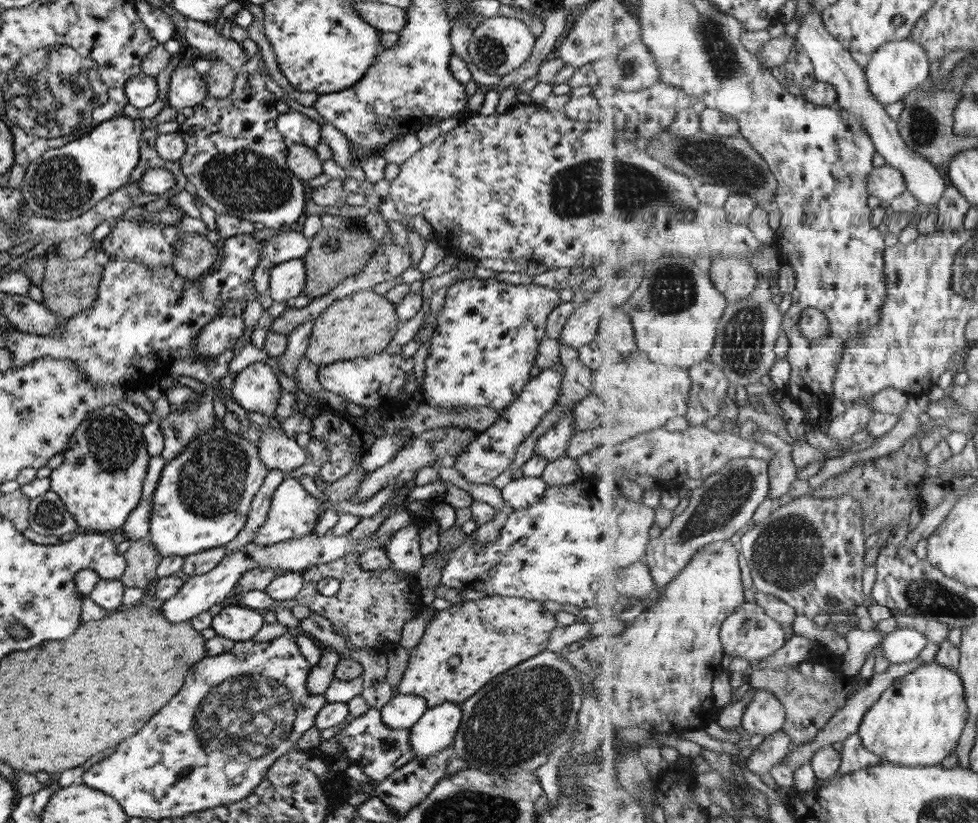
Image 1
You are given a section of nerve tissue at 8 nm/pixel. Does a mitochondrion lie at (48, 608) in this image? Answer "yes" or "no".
no

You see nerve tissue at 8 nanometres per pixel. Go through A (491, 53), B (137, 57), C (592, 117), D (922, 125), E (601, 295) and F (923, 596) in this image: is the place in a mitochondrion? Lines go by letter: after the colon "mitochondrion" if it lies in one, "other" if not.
A: mitochondrion
B: other
C: other
D: mitochondrion
E: other
F: mitochondrion

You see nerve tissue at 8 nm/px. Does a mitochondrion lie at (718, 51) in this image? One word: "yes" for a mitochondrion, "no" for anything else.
yes

